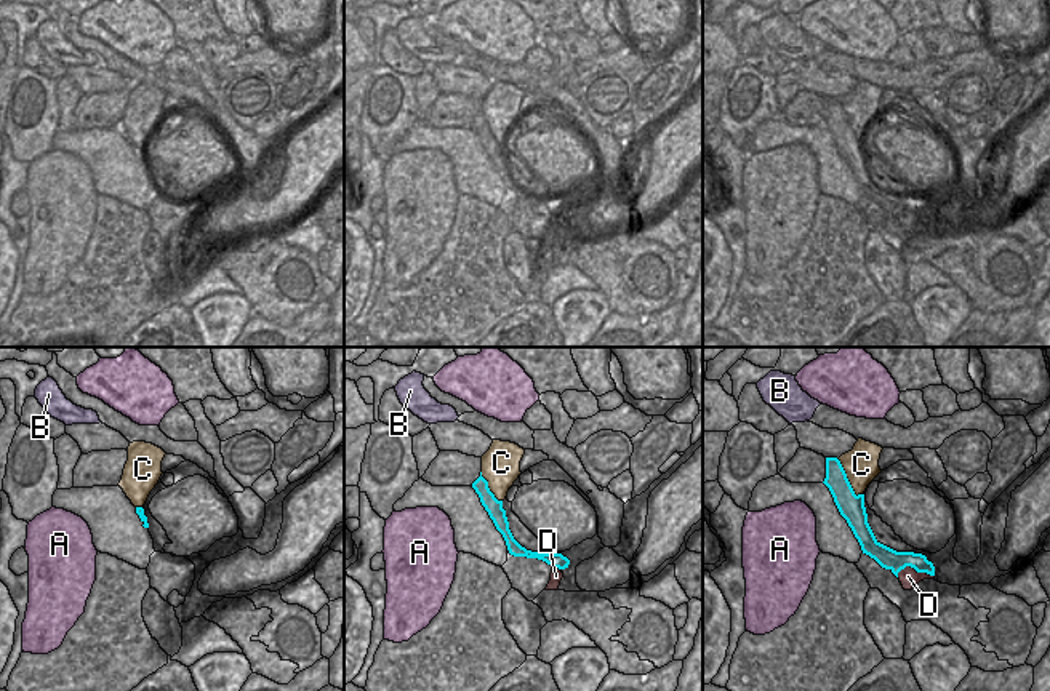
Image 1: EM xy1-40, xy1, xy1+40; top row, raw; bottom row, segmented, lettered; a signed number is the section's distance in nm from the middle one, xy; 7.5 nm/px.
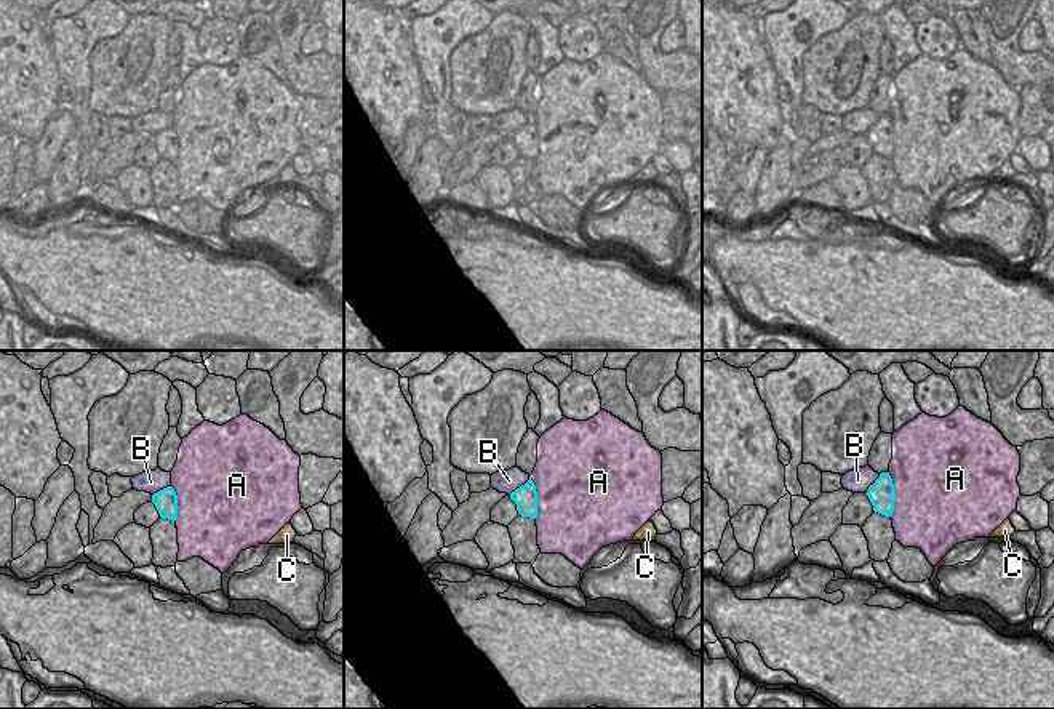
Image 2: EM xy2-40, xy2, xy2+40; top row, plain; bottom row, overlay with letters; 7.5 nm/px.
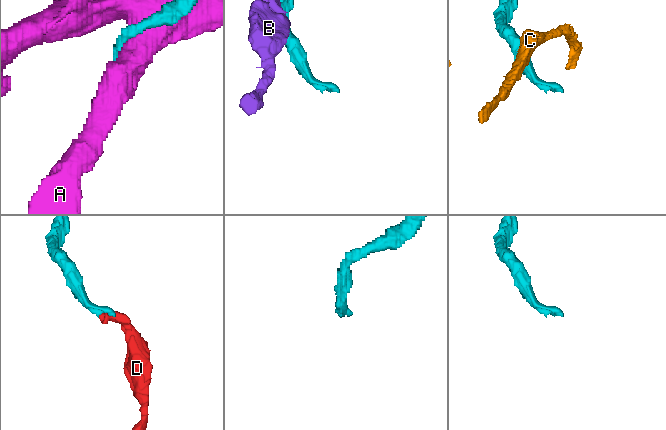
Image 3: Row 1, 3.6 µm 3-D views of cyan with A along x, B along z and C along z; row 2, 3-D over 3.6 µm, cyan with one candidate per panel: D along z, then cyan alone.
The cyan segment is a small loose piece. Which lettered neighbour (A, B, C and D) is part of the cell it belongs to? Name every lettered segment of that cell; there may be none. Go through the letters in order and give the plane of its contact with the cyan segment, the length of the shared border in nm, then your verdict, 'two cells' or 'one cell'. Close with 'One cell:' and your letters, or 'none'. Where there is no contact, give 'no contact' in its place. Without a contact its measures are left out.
A: xy2+40 | 340 nm | two cells
B: xy2 | 220 nm | two cells
C: xy1+40 | 340 nm | two cells
D: xy1+40 | 280 nm | one cell
One cell: D

